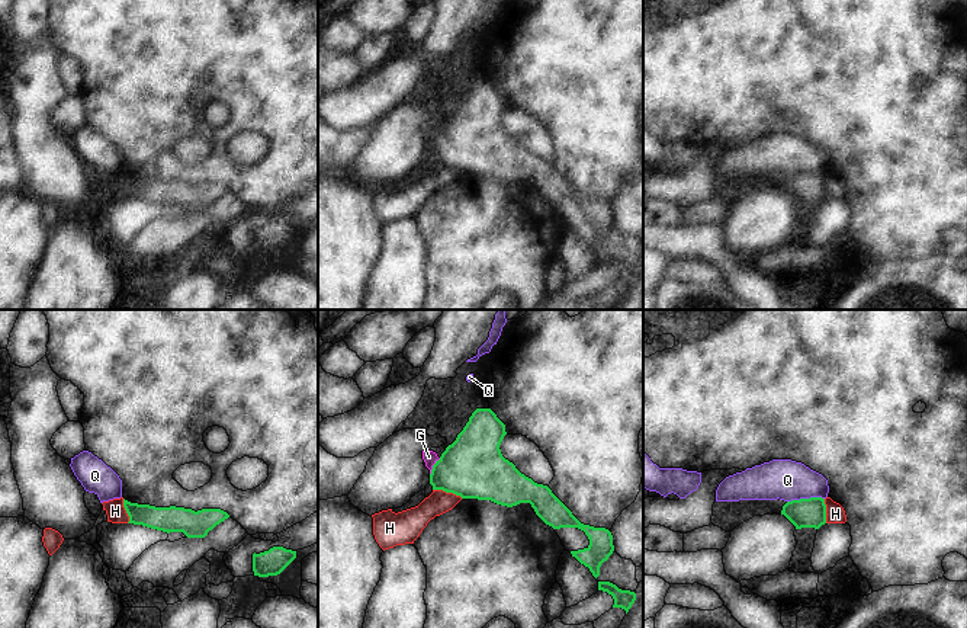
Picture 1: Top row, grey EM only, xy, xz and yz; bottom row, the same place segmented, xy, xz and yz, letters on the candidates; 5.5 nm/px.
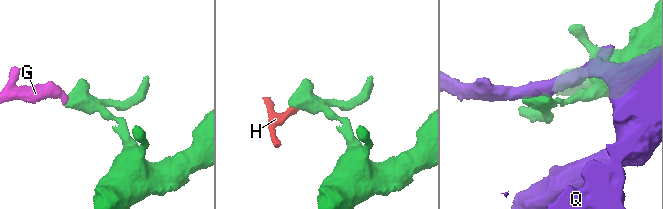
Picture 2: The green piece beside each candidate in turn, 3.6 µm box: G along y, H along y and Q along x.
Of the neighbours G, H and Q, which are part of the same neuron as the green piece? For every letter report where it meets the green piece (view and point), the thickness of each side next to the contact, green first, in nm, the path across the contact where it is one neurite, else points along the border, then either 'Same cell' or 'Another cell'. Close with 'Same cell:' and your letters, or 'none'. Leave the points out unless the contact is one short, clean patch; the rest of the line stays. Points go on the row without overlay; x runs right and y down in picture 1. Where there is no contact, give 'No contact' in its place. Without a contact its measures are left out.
G: Touches green at xz (433, 141). Thickness 360 nm (green) against 70 nm. Path across: xz (472, 141), (433, 141), (429, 131). Same cell
H: Touches green at xz (447, 166). Thickness 360 nm (green) against 150 nm. Boundary: xz (433, 163), (452, 166), (462, 172). Another cell
Q: Touches green at yz (805, 173). Thickness 160 nm (green) against 220 nm. Another cell
Same cell: G

